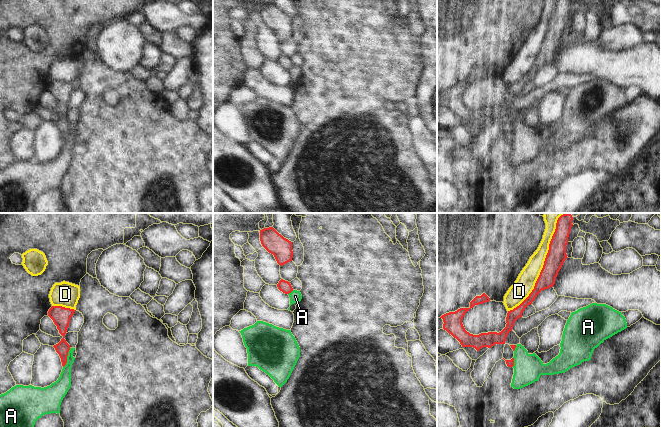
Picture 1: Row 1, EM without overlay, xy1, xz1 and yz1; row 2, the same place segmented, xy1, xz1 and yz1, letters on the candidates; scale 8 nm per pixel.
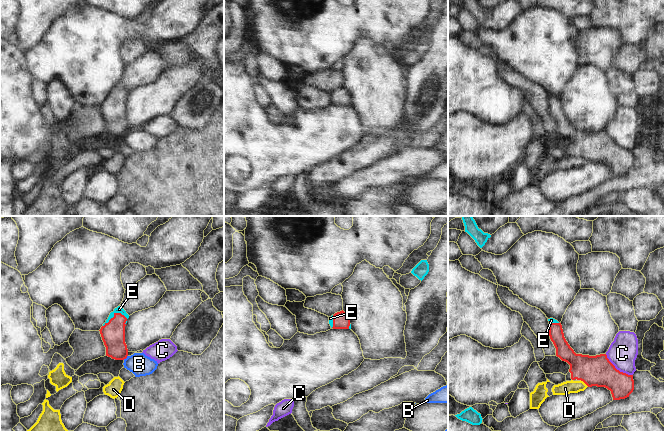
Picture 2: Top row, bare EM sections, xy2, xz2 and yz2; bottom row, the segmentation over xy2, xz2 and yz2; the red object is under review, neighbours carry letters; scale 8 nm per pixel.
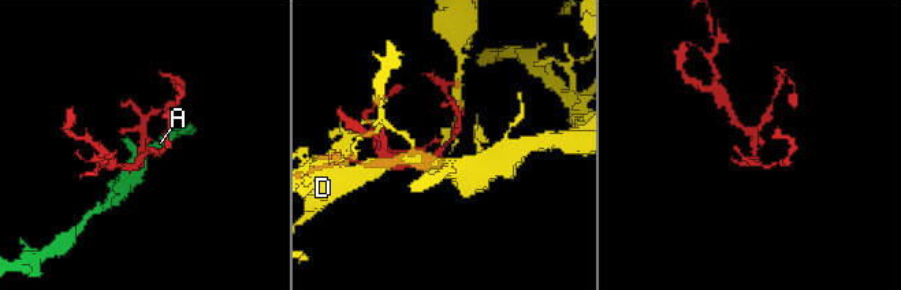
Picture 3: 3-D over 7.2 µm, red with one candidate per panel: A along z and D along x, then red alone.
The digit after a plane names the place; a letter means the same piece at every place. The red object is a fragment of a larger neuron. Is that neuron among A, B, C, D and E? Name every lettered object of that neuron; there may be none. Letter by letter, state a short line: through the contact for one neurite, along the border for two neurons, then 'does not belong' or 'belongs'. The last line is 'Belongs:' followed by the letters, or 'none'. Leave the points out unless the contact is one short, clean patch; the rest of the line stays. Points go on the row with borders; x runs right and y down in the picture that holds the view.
A: line xy1 (70, 348), (67, 354), (67, 362), (63, 367); does not belong
B: does not belong
C: does not belong
D: does not belong
E: line xy2 (113, 333), (114, 314), (119, 309); belongs
Belongs: E

